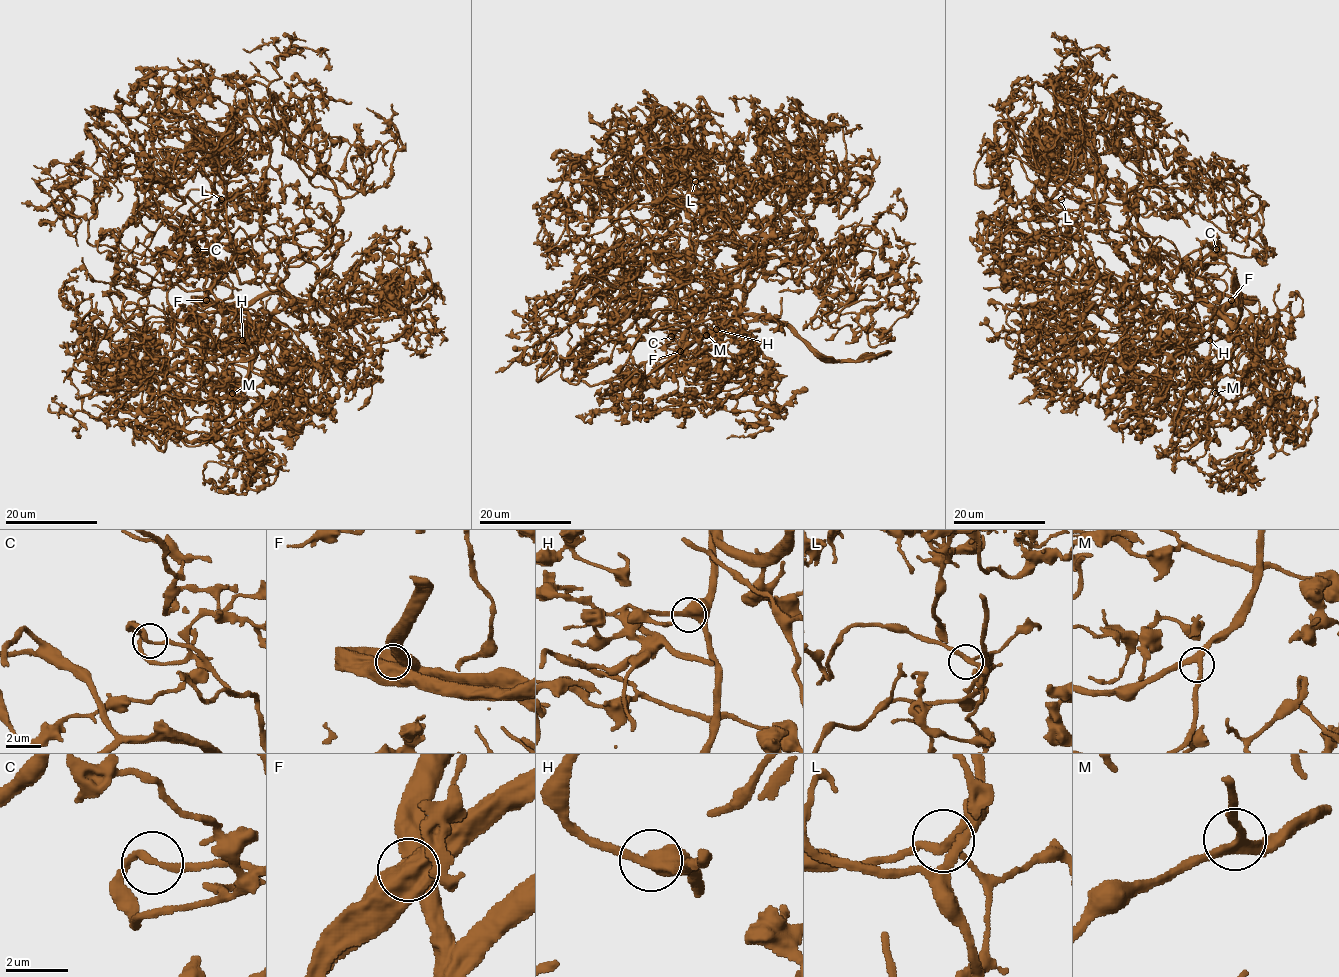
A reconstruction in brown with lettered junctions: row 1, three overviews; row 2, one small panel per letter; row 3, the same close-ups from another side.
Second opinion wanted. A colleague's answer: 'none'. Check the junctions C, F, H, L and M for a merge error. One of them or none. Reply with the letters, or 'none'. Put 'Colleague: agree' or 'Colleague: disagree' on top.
Colleague: agree
none

